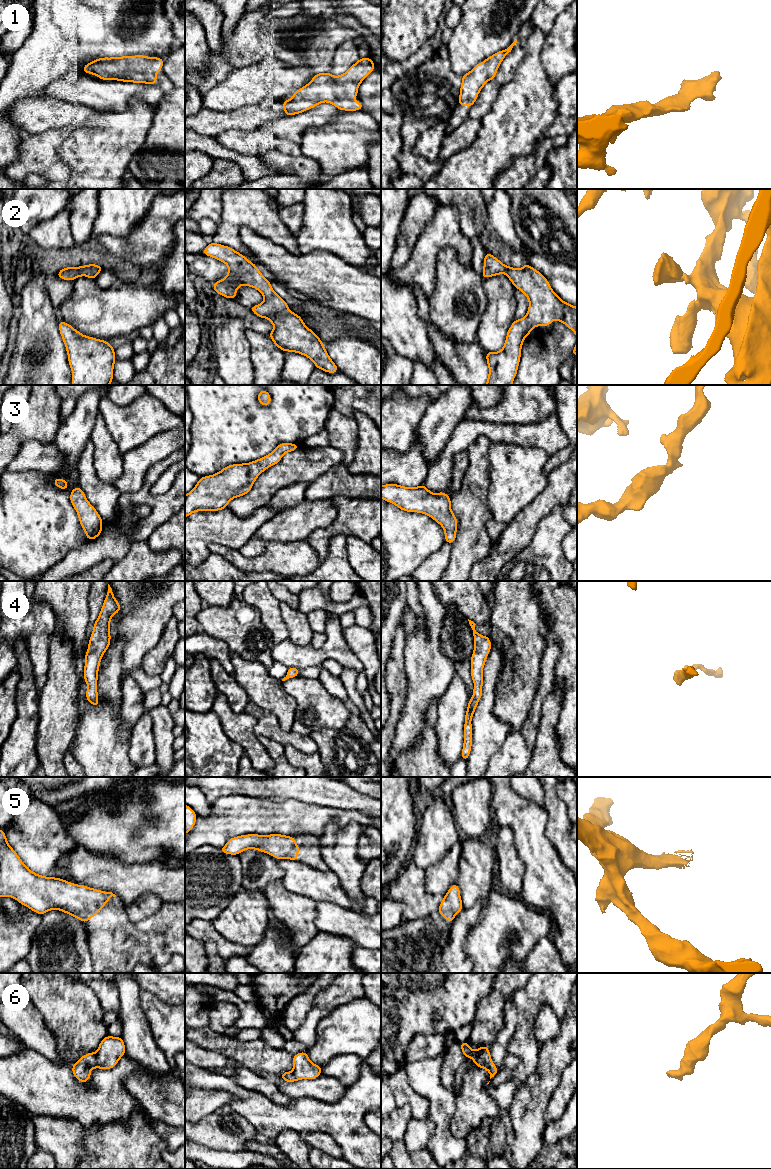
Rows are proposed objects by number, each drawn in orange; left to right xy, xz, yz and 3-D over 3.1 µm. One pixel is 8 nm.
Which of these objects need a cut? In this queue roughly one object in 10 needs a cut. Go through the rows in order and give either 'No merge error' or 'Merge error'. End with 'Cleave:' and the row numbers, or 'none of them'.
1: No merge error
2: No merge error
3: No merge error
4: No merge error
5: No merge error
6: No merge error
Cleave: none of them

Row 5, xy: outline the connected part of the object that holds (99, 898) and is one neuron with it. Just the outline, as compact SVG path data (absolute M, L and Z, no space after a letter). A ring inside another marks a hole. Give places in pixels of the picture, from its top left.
M0 829L0 897L16 899L40 915L57 909L86 923L113 896L61 878L45 877L28 869Z

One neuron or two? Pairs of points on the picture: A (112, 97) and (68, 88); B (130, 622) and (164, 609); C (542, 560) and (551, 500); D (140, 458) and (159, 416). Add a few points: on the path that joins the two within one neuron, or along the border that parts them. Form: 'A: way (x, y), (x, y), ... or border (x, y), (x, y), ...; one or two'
A: way (101, 95), (79, 88); one
B: way (138, 614), (143, 609), (156, 609); one
C: border (564, 504), (547, 514), (534, 532); two
D: border (169, 429), (158, 432), (142, 444), (127, 451); two

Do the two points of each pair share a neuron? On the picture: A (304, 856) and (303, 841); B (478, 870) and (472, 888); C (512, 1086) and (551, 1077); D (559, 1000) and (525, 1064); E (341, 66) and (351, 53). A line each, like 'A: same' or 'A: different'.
A: same
B: same
C: different
D: same
E: same

